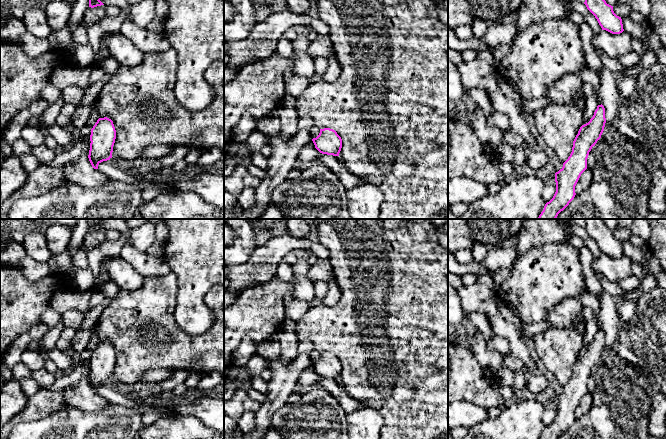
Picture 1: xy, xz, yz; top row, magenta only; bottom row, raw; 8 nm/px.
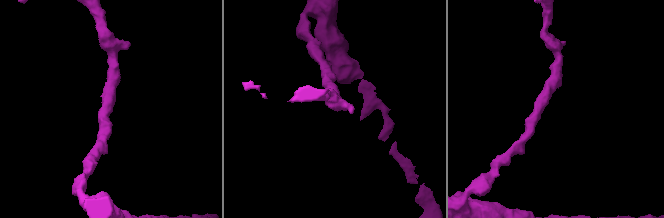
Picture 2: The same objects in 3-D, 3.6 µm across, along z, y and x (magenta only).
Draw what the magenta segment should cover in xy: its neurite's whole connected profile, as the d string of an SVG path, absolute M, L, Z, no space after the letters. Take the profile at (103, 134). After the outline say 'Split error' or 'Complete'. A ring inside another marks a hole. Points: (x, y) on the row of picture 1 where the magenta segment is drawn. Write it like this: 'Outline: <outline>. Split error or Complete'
Outline: M107 117L99 118L90 135L89 161L94 169L98 165L112 158L113 146L116 139L116 130L113 121Z. Complete

